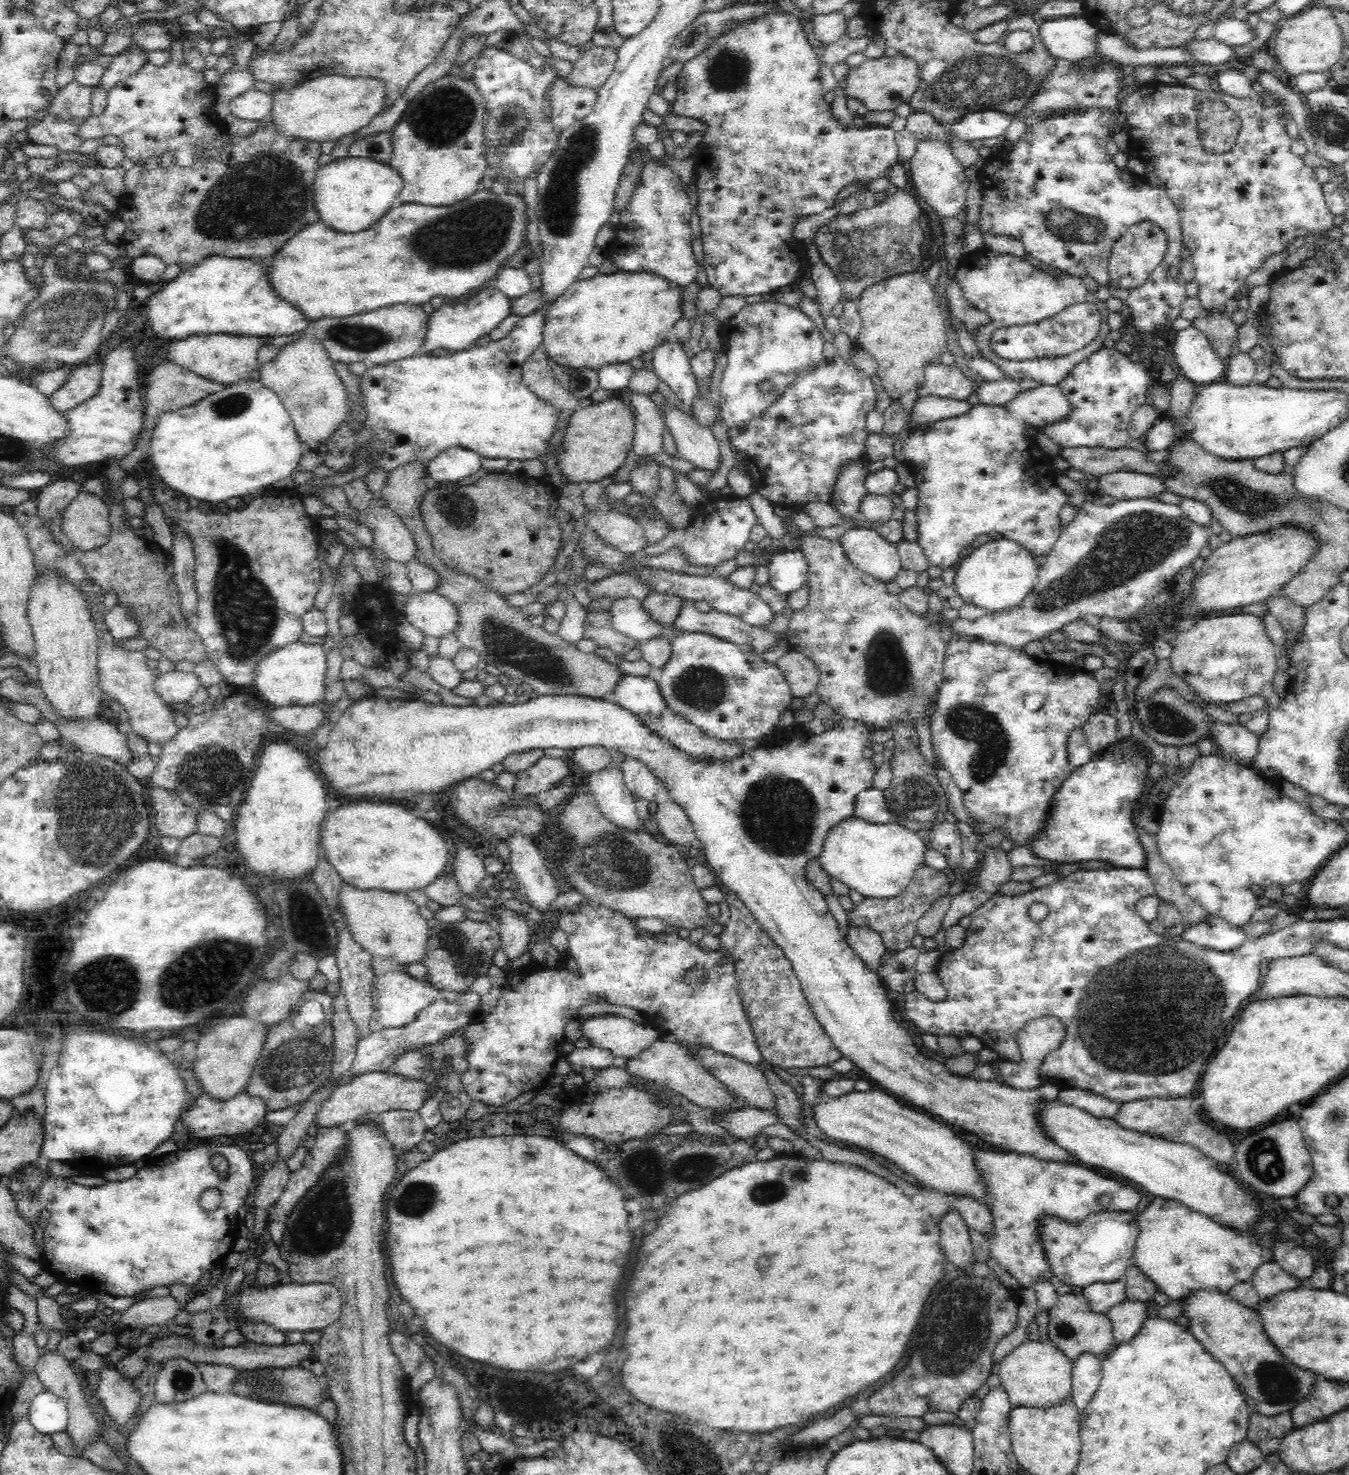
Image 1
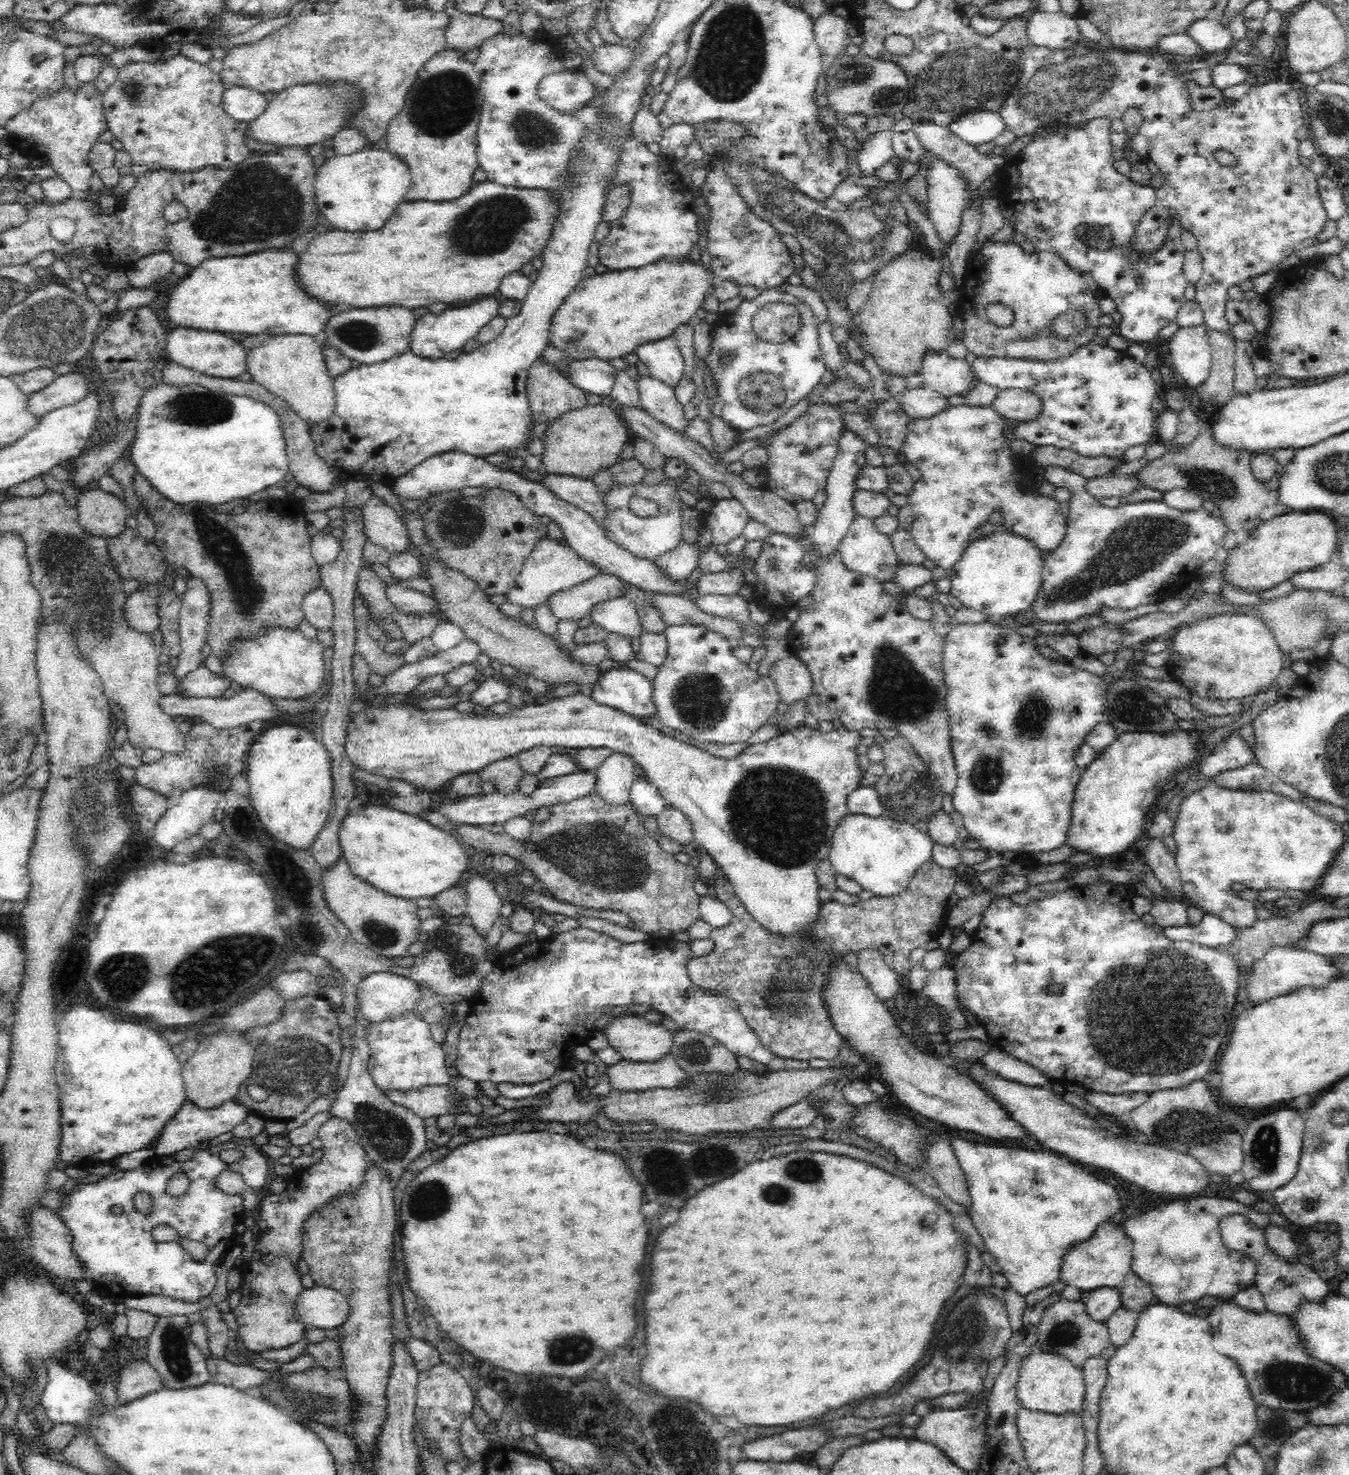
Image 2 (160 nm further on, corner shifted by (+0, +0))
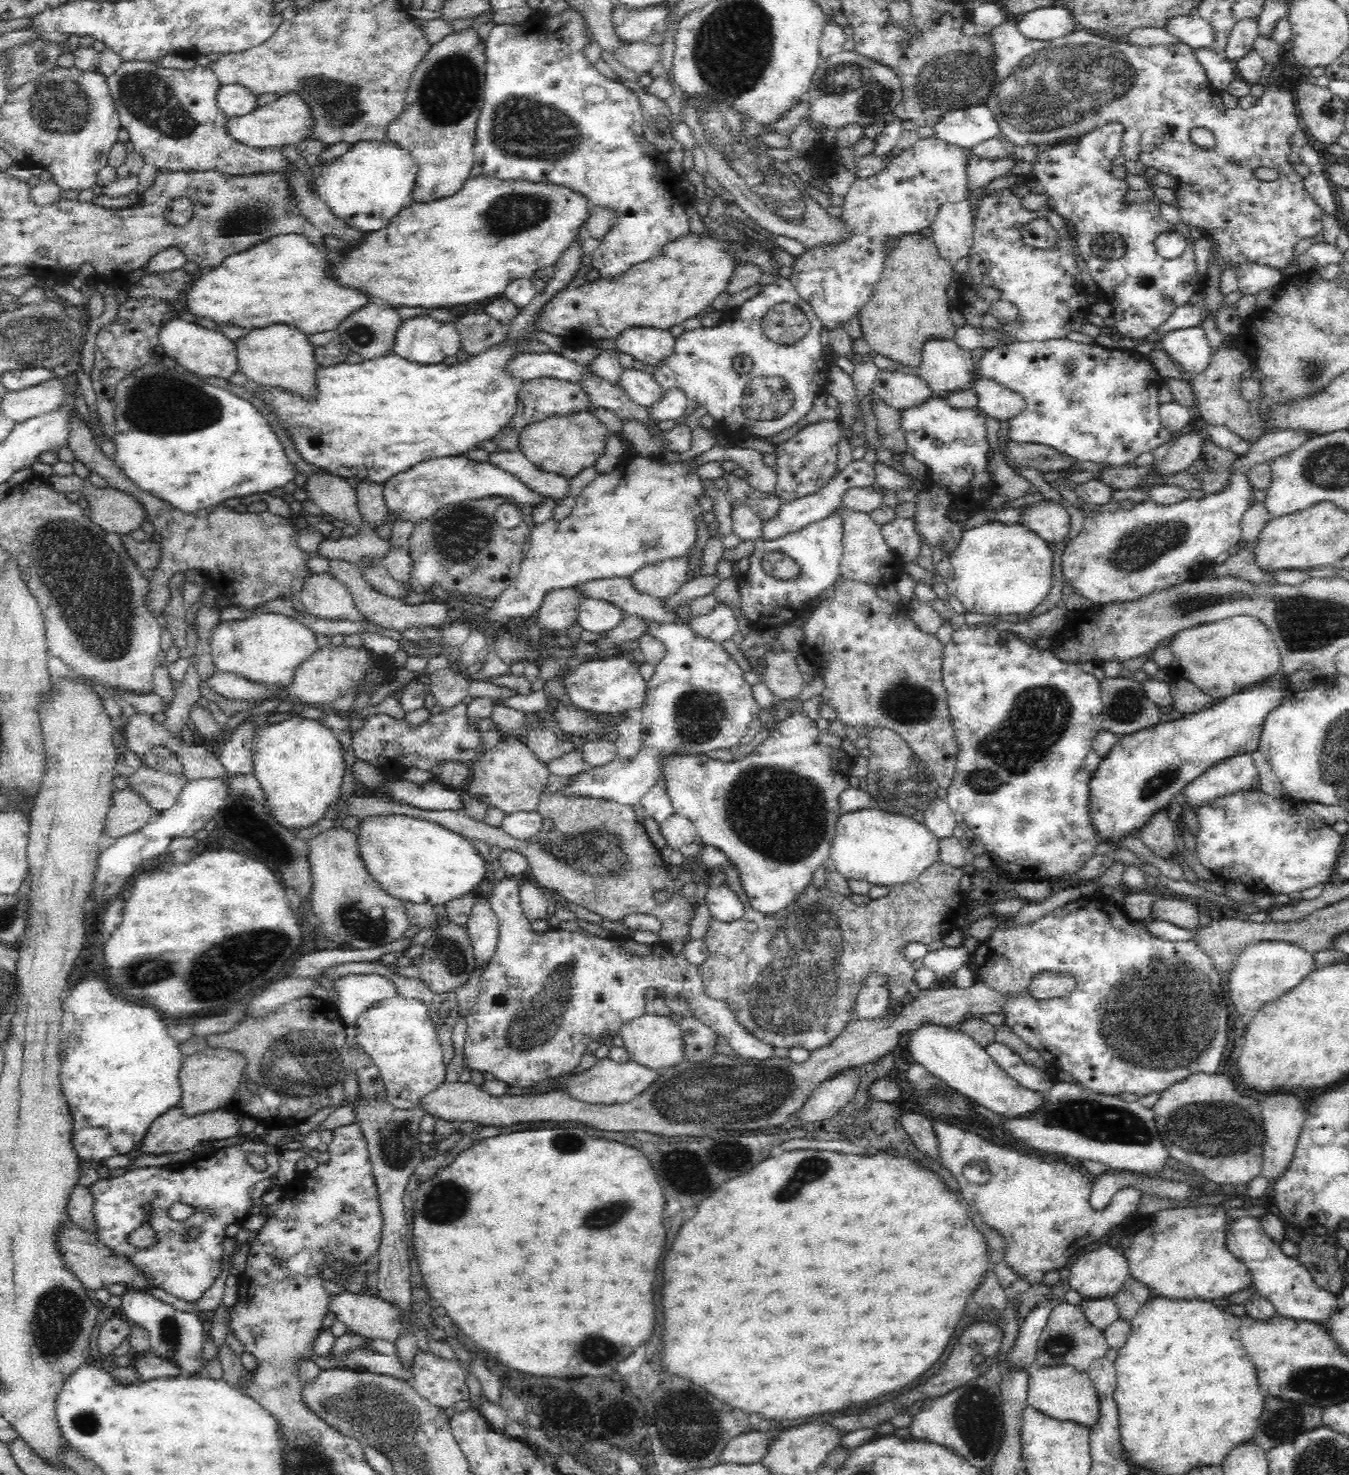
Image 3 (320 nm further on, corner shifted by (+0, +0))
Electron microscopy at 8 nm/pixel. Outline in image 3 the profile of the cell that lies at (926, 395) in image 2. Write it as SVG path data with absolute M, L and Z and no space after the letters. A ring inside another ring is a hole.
M881 370L874 379L872 392L888 406L899 411L916 408L933 396L928 383L914 375L899 370Z

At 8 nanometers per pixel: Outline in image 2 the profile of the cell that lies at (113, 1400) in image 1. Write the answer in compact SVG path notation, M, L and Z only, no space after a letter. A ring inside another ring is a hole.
M128 1362L121 1367L116 1378L115 1407L124 1407L134 1400L140 1400L146 1394L162 1389L160 1376L148 1362Z

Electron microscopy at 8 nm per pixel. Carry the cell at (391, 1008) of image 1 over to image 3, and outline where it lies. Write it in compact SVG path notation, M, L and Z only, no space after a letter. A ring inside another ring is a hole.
M352 974L334 982L338 994L336 1013L345 1026L354 1026L356 1020L381 1003L400 997L398 987L380 974Z

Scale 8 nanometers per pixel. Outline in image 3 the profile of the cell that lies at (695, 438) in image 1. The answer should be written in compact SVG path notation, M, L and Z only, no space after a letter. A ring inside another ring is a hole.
M635 368L624 369L621 387L632 401L647 409L658 404L666 392L652 373L648 374L648 372Z

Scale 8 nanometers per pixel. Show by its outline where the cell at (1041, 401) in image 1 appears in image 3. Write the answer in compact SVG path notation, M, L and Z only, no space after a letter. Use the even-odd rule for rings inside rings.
M977 377L970 388L978 393L978 408L988 417L1006 420L1024 412L1024 397L996 381Z

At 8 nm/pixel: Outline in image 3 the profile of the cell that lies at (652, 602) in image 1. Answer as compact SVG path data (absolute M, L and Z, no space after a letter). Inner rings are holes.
M625 615L622 622L613 628L610 632L606 632L604 638L595 641L601 650L601 656L611 658L616 656L616 646L631 642L639 636L648 633L648 621L638 615Z

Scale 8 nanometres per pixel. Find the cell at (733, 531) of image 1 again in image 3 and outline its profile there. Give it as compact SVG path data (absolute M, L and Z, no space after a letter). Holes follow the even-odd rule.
M690 555L667 558L636 570L631 576L635 588L642 594L666 599L678 593L686 582Z

